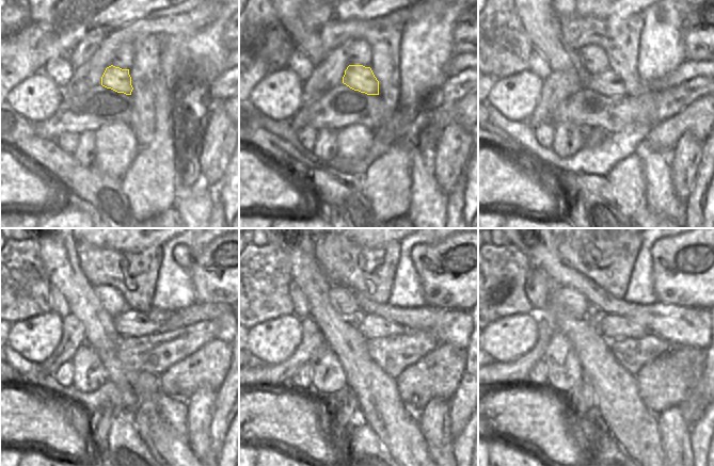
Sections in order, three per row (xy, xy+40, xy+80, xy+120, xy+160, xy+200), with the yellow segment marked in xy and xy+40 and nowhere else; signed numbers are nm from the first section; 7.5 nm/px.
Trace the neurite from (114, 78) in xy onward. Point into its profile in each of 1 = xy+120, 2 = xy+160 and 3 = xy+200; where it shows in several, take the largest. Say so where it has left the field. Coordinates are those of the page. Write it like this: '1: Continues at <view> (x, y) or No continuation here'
1: Continues at xy+120 (131, 323)
2: Continues at xy+160 (370, 326)
3: Continues at xy+200 (611, 326).

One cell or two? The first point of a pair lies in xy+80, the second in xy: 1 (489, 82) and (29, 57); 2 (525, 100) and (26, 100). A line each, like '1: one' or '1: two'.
1: one
2: one

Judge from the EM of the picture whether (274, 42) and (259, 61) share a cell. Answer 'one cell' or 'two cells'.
one cell

